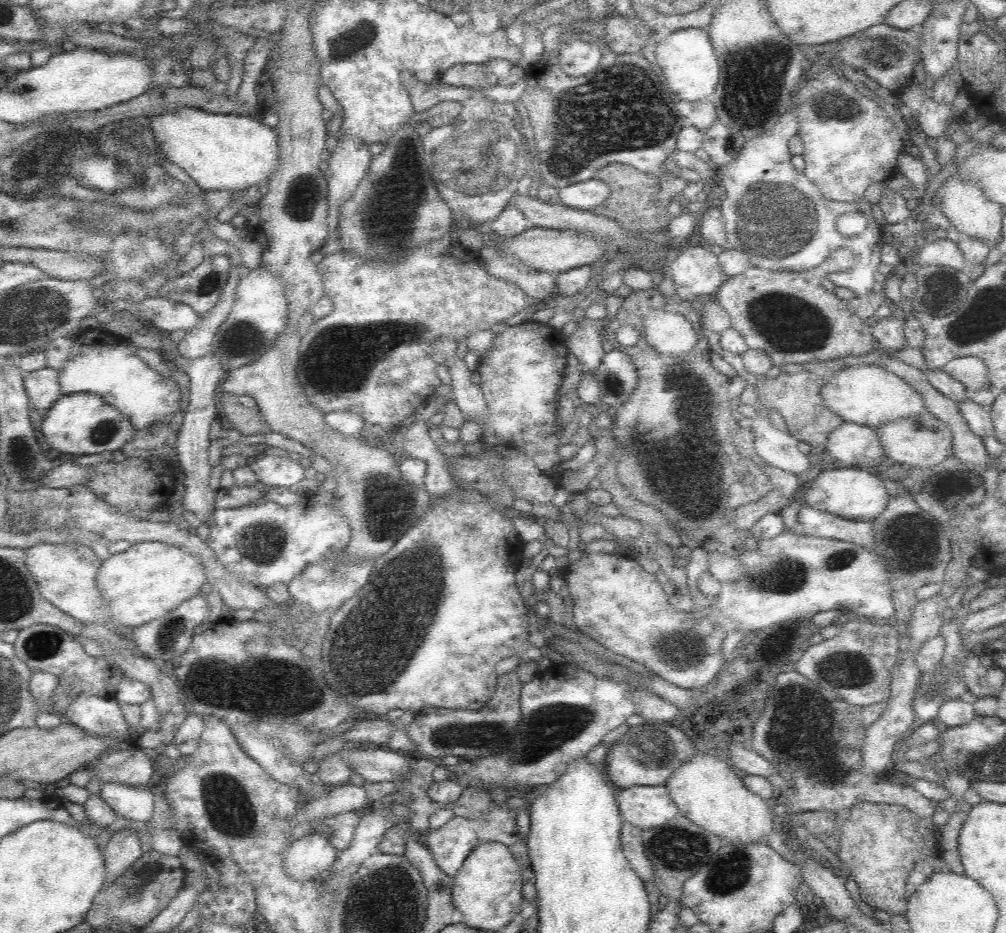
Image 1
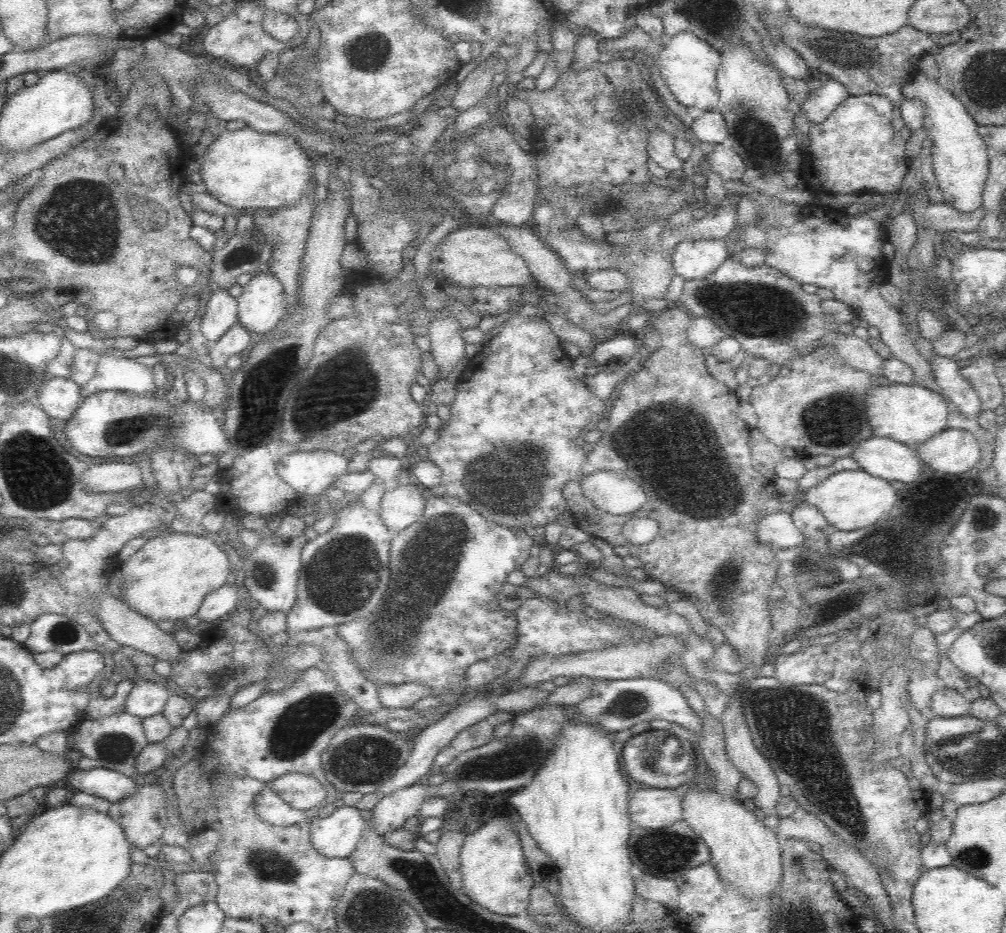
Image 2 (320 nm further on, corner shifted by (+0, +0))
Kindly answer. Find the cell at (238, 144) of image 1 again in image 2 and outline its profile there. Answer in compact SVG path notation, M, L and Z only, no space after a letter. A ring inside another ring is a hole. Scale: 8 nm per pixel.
M250 127L242 130L224 130L207 146L203 159L192 164L201 174L206 190L222 204L232 206L235 211L245 208L284 208L296 204L313 178L313 164L297 139L275 132L256 132Z

